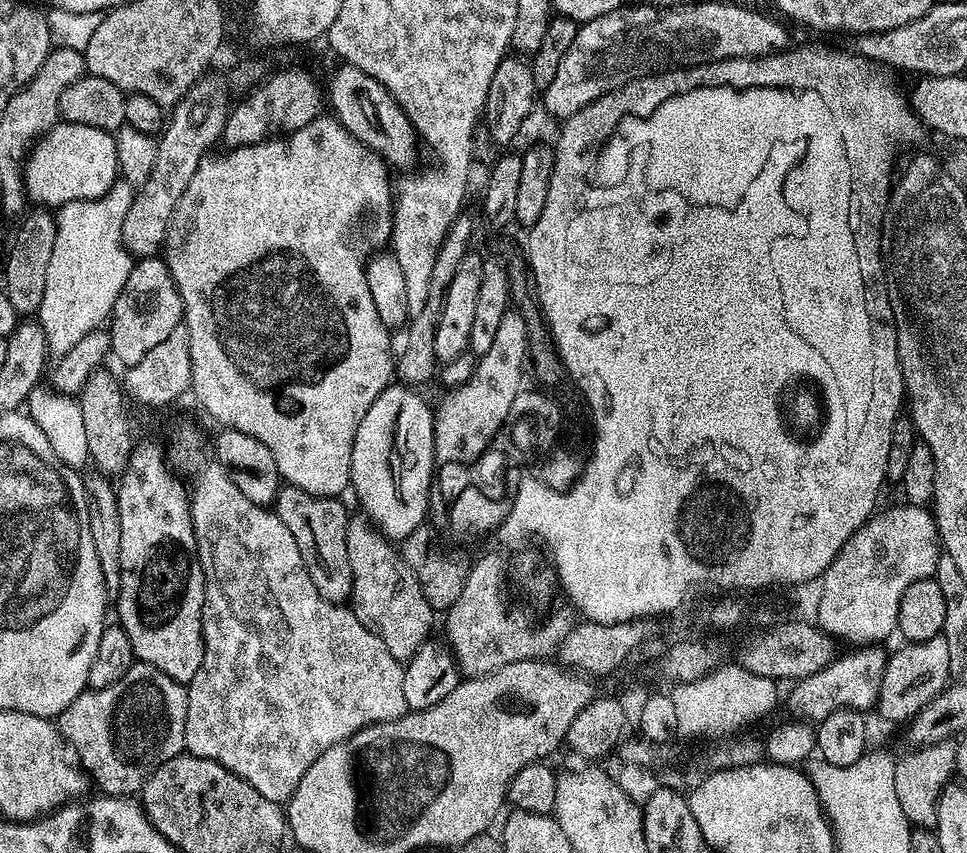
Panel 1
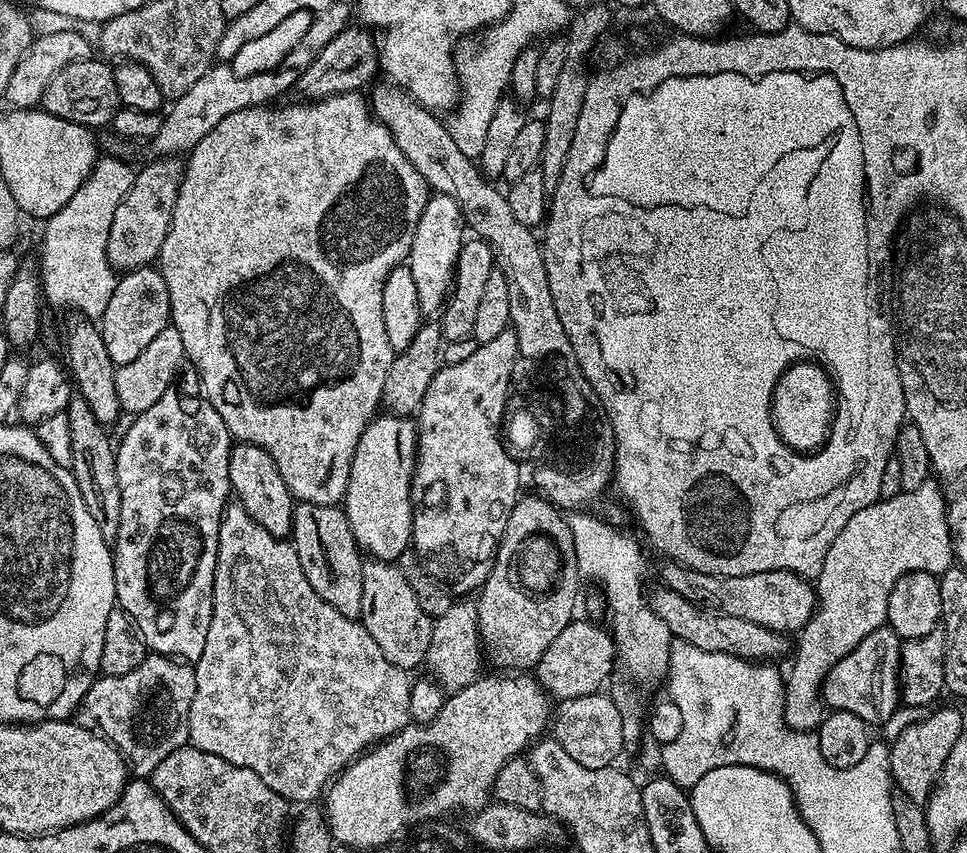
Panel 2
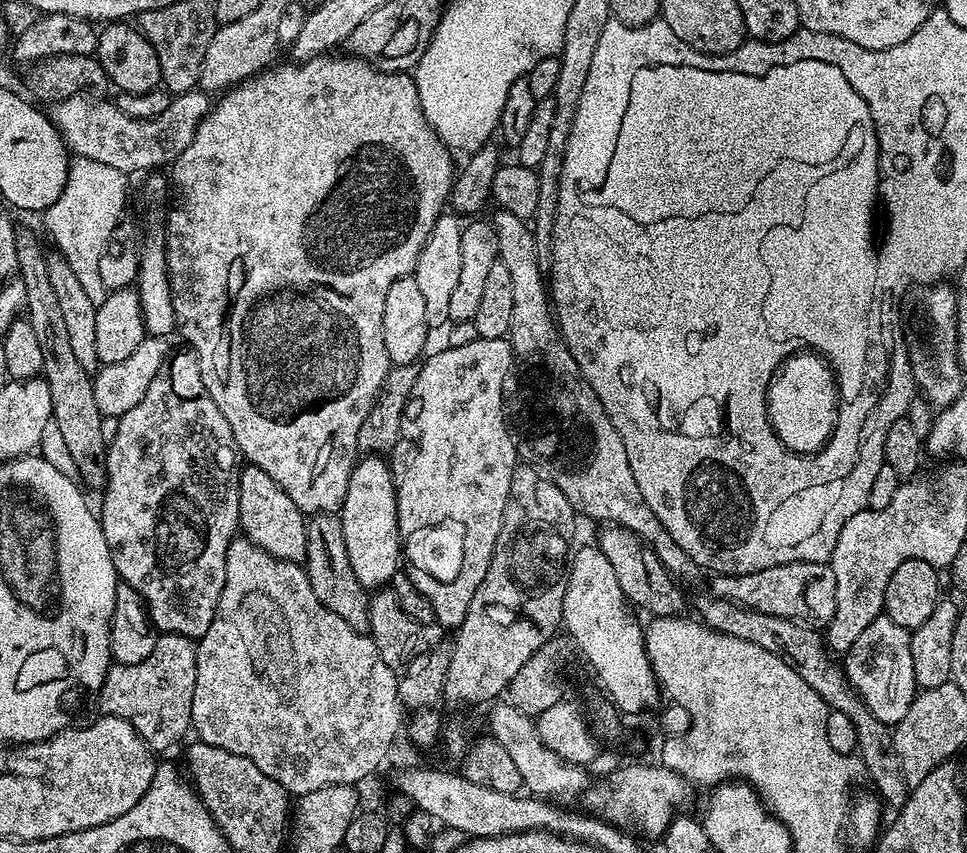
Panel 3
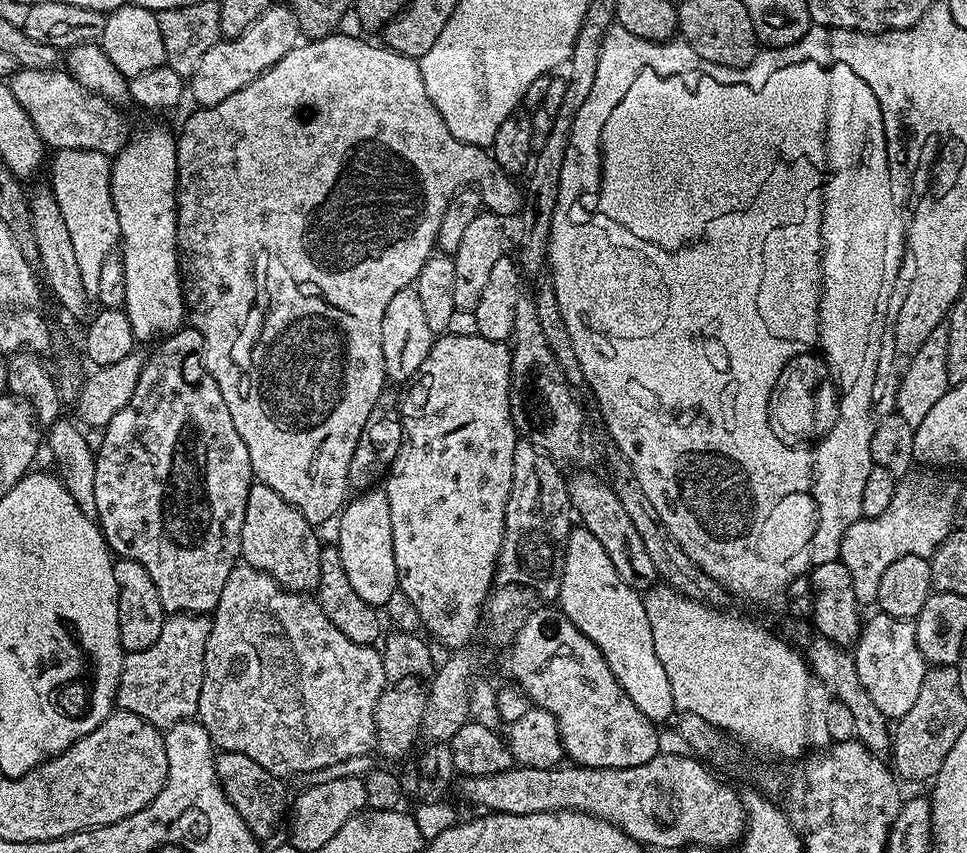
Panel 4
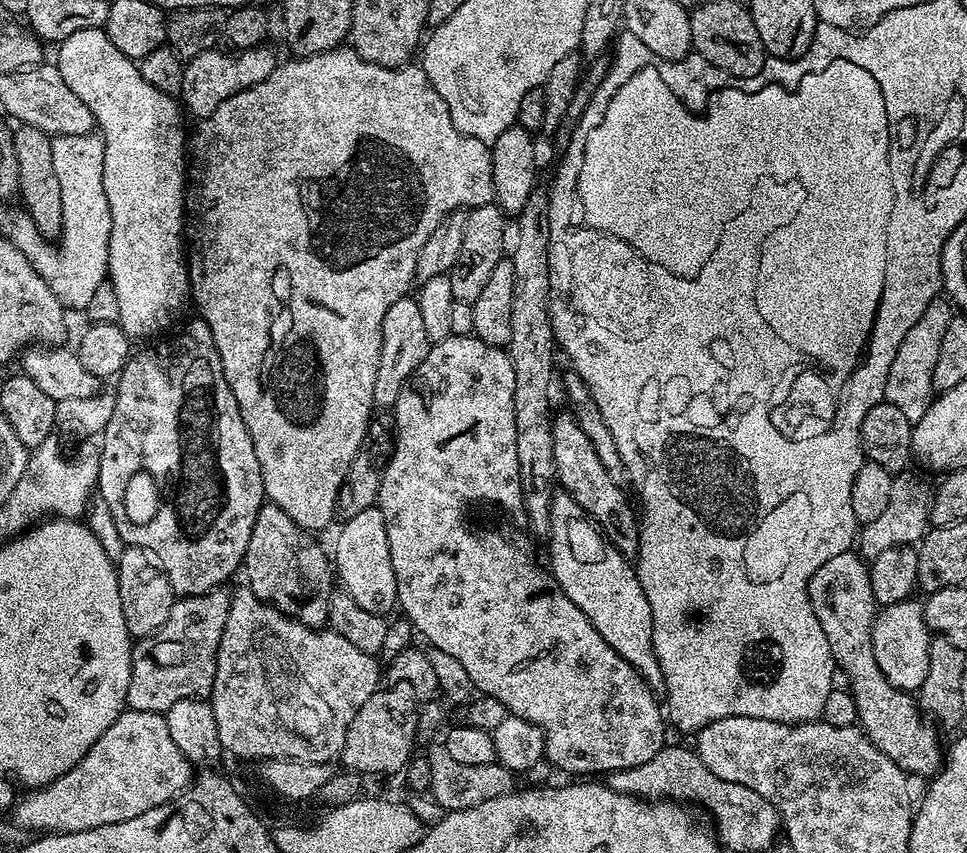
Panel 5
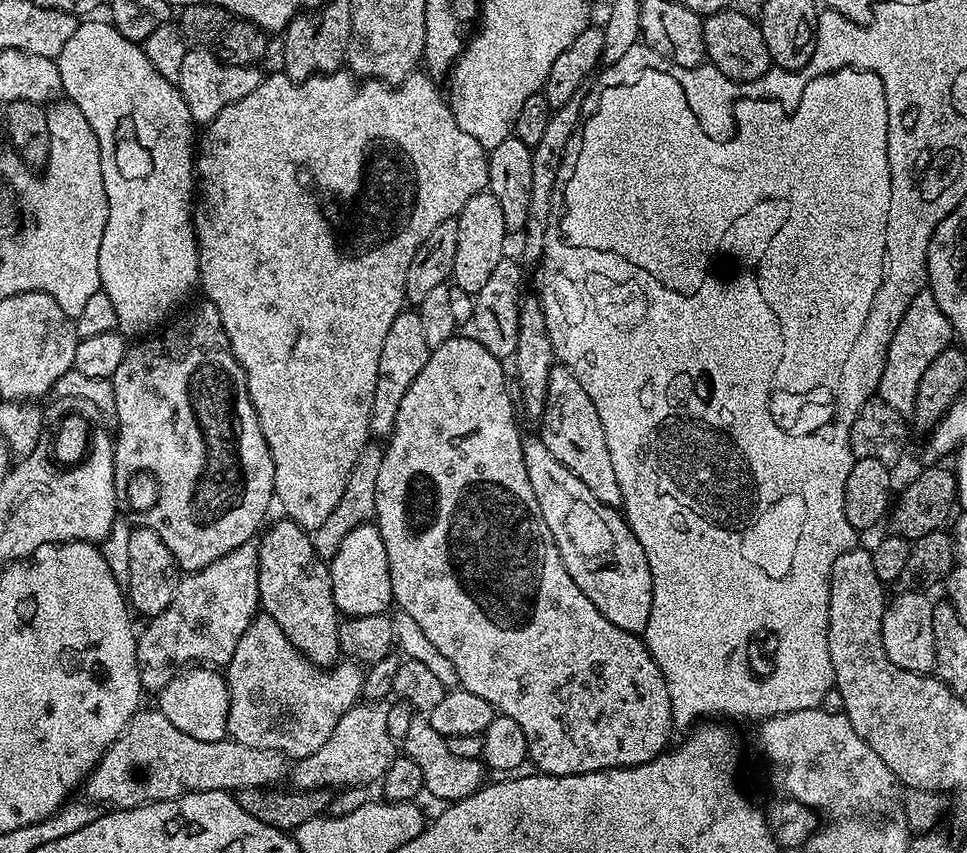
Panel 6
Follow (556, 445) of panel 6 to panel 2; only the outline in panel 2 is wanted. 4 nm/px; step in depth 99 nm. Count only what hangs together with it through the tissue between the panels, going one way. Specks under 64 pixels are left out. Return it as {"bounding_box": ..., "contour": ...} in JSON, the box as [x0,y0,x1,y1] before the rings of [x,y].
{"bounding_box":[650,586,789,662],"contour":[[[663,586],[657,588],[657,592],[650,596],[653,612],[666,622],[677,641],[698,646],[698,650],[721,652],[753,662],[776,662],[779,656],[788,652],[789,637],[783,632],[758,626],[758,622],[746,618],[730,618],[730,614],[722,614],[714,608],[699,608],[694,602],[682,598],[682,594],[674,594],[674,590]]]}

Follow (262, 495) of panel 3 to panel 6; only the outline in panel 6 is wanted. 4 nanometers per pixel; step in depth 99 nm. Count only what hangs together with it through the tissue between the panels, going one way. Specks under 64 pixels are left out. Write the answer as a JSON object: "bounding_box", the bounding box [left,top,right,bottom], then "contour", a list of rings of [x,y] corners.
{"bounding_box":[258,518,341,667],"contour":[[[280,518],[277,524],[270,524],[263,529],[258,540],[261,609],[265,615],[274,618],[287,640],[312,664],[331,667],[339,659],[341,651],[338,642],[340,613],[334,602],[329,565],[314,550],[311,535],[293,520]]]}

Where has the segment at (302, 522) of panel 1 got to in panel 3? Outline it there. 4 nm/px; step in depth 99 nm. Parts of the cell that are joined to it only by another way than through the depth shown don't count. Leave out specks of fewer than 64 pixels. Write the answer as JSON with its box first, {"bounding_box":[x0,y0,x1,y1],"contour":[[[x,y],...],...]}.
{"bounding_box":[306,512,370,633],"contour":[[[322,512],[308,520],[306,571],[310,586],[314,586],[314,595],[318,597],[318,602],[322,602],[322,606],[326,606],[326,610],[338,614],[338,618],[342,618],[342,622],[348,623],[354,630],[370,633],[370,592],[360,585],[358,578],[354,578],[339,515]]]}

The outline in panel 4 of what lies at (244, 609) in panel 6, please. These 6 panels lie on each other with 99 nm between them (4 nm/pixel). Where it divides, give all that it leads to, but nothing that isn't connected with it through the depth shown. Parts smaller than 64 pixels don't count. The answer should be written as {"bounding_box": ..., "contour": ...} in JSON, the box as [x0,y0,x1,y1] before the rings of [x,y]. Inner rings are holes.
{"bounding_box":[116,615,212,730],"contour":[[[169,615],[154,646],[125,655],[120,685],[116,691],[117,705],[161,730],[193,719],[198,710],[198,700],[192,700],[192,688],[202,694],[202,673],[200,668],[192,672],[192,664],[204,664],[211,629],[212,621],[207,615]],[[160,664],[164,664],[164,668],[160,668]],[[160,672],[164,672],[164,676],[160,676]],[[164,680],[168,680],[168,684],[164,684]],[[192,680],[196,680],[196,684],[192,684]]]}

